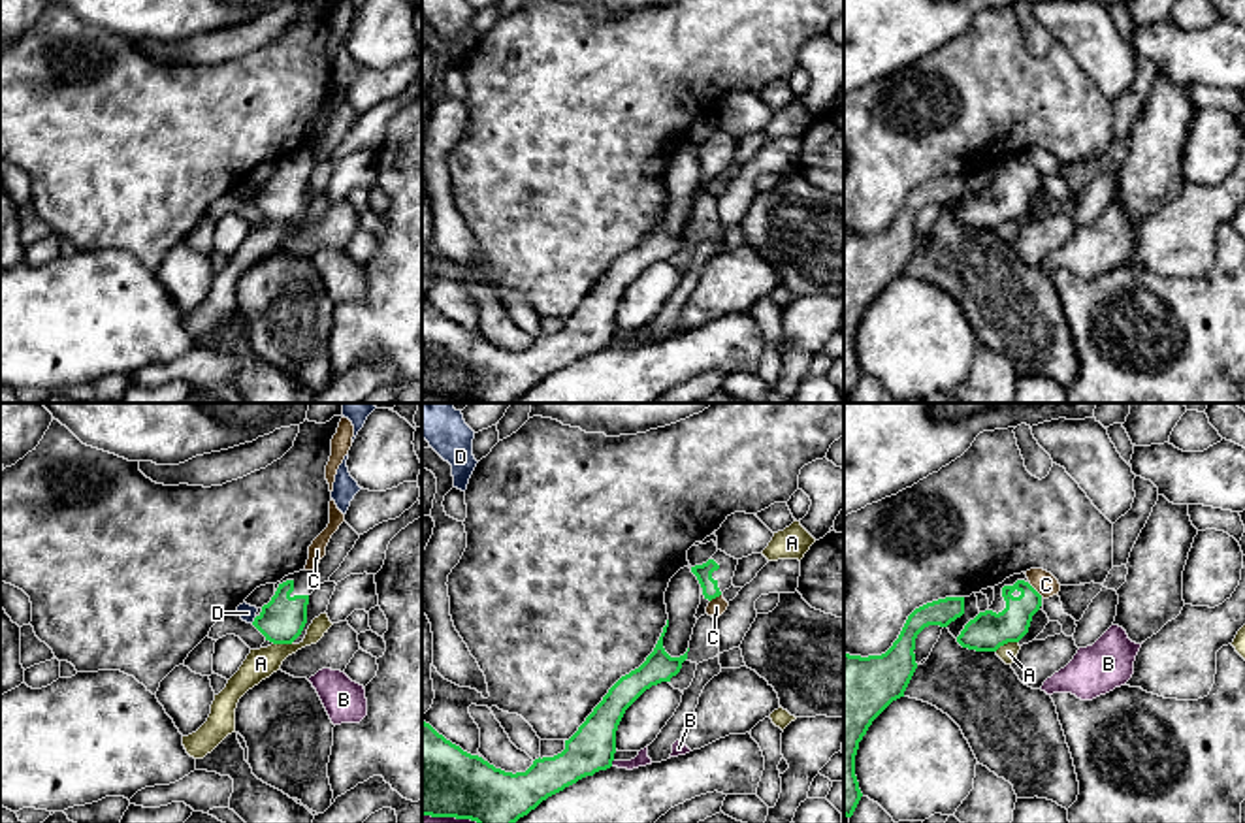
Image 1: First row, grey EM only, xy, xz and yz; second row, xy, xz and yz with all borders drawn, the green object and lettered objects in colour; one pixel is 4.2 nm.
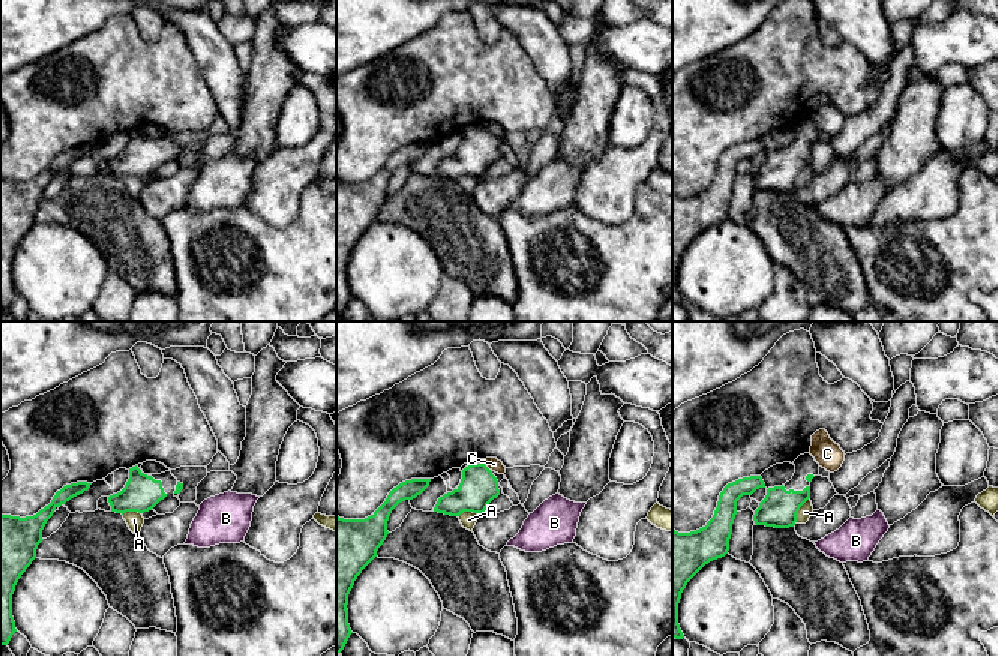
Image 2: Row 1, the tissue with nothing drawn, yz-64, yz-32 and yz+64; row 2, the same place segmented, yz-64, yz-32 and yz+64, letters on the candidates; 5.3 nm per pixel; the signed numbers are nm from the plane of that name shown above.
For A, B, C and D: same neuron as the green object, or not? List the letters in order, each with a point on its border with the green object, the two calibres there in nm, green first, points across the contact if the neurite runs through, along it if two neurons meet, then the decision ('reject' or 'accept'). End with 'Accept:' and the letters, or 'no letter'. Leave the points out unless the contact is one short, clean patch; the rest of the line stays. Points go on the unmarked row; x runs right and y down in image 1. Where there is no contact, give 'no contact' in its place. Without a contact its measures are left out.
A: meets green in yz at (1006, 221); 170 nm thick on the green side, 80 nm on the other; reject
B: meets green in xz at (451, 394); 360 nm thick on the green side, 80 nm on the other; reject
C: meets green in yz at (1034, 168); 150 nm thick on the green side, 100 nm on the other; border along yz (1029, 162), (1042, 174); reject
D: meets green in xy at (255, 198); 190 nm thick on the green side, 70 nm on the other; border along xy (257, 194), (251, 200); reject
Accept: no letter

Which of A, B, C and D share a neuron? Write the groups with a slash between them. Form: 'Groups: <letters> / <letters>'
Groups: A / B / C / D

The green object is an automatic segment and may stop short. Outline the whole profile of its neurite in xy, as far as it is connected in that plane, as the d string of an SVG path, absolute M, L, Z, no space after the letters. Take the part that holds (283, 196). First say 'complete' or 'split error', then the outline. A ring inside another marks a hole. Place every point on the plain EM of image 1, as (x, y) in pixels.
complete | M294 158L279 162L275 173L262 190L254 196L252 203L273 222L292 222L307 202L309 173L290 173Z

